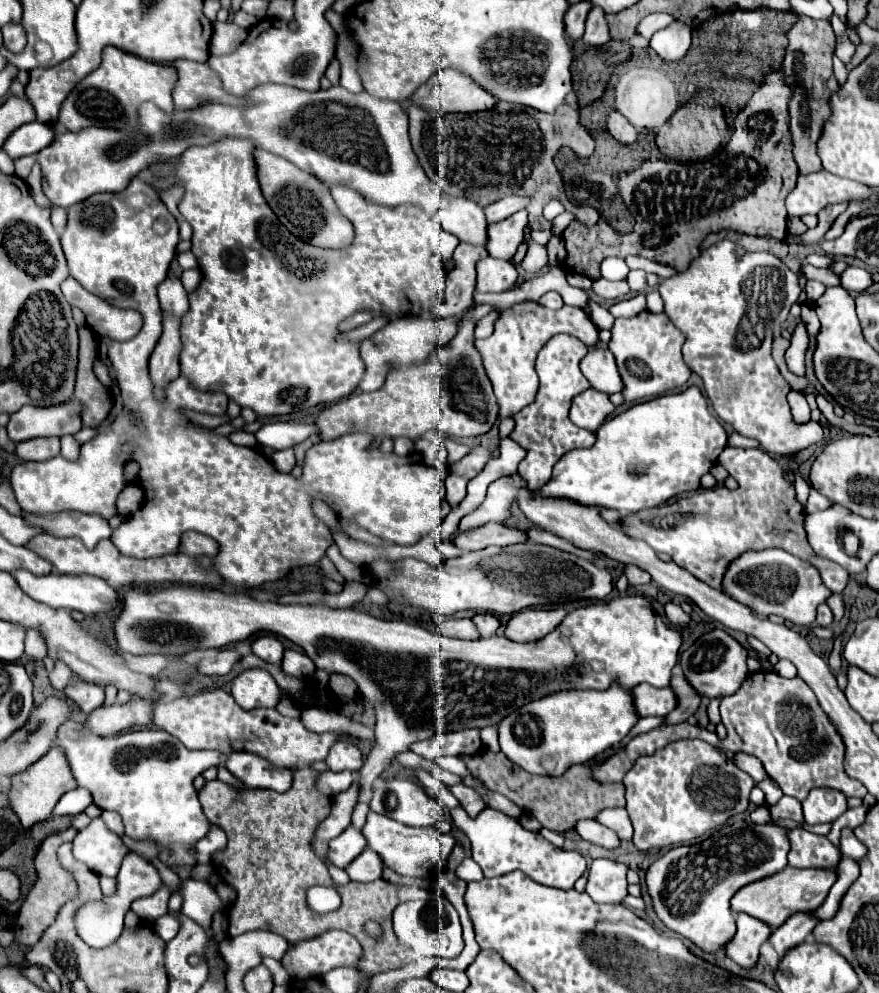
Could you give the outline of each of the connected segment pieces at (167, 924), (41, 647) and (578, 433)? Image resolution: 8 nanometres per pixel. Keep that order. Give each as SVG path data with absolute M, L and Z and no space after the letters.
M171 914L161 916L161 918L155 920L155 930L157 930L157 934L159 934L165 942L172 940L177 935L179 929L180 922L175 916L171 916Z
M29 628L27 630L27 638L25 638L25 654L31 656L33 660L43 660L47 656L47 648L45 648L45 636L41 636L41 632Z
M558 334L552 337L543 348L541 354L537 354L535 370L539 376L539 390L533 400L533 404L525 406L515 416L515 428L509 434L521 448L525 448L525 458L521 460L521 476L527 480L527 484L547 484L551 478L551 470L555 462L567 454L573 448L589 448L597 436L595 432L577 428L569 420L569 406L573 396L589 388L589 382L579 370L579 360L587 354L585 344L581 340L567 334Z

